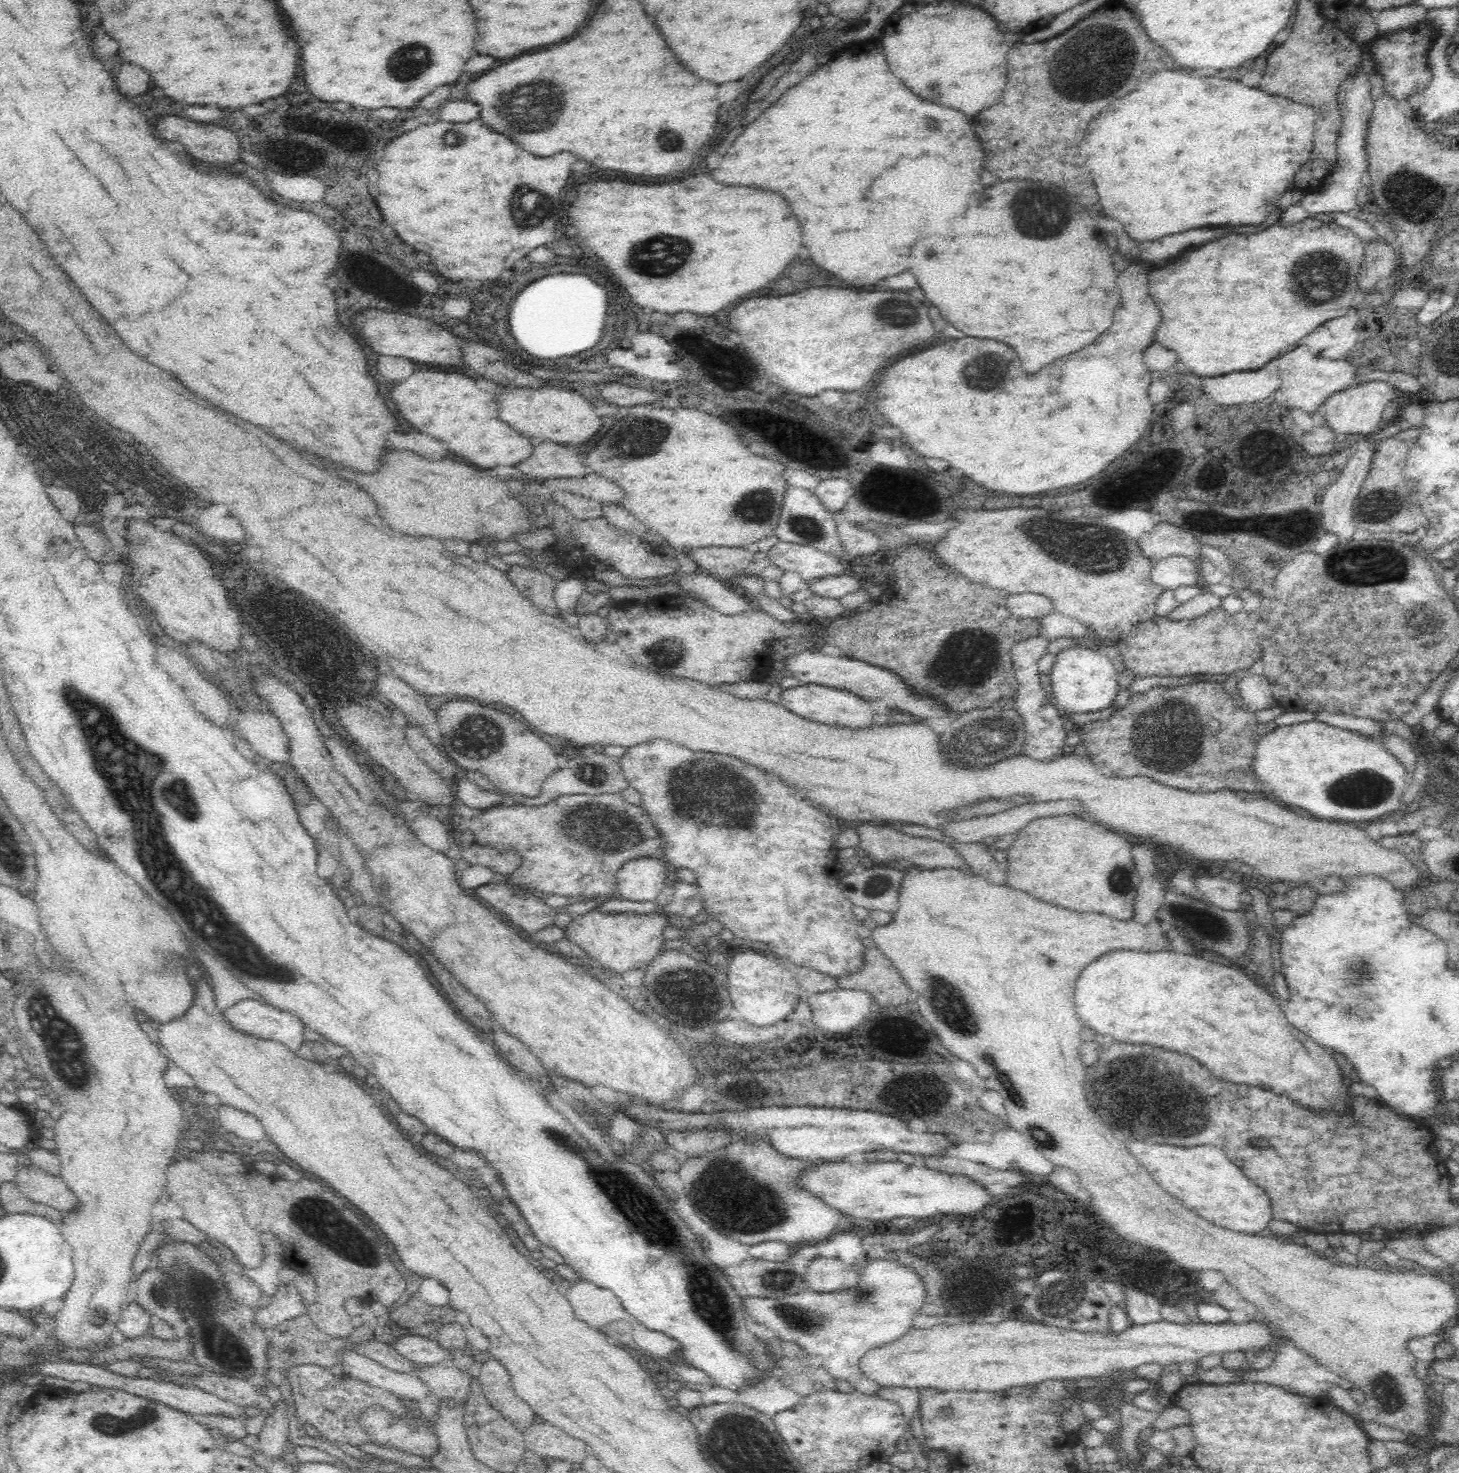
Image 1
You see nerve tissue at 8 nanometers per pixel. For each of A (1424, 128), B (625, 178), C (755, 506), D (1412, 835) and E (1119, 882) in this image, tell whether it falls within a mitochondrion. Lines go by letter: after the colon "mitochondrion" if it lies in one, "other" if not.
A: other
B: other
C: mitochondrion
D: other
E: mitochondrion

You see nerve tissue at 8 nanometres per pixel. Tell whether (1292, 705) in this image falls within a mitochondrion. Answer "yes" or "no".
no

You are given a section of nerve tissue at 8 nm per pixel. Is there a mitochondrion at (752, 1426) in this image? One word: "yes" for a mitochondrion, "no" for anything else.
yes

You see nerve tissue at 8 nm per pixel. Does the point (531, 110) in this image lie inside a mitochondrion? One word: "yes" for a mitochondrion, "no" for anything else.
yes

